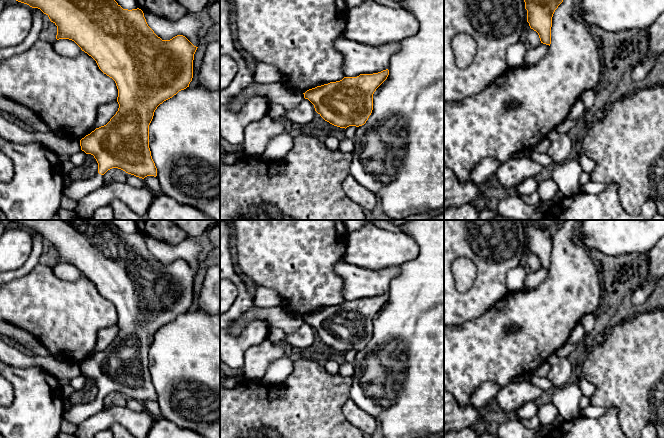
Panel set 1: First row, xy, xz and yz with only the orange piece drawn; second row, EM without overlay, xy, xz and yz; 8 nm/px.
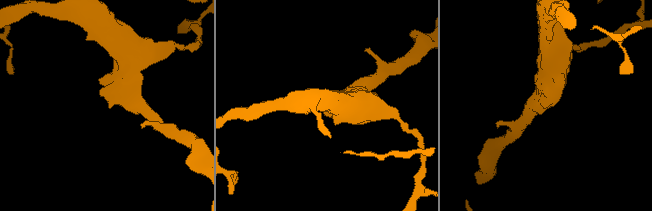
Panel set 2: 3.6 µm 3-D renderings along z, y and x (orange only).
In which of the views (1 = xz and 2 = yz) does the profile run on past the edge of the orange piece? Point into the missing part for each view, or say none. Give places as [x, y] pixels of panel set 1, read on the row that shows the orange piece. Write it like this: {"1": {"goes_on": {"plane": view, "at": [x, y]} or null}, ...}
{"1": {"goes_on": null}, "2": {"goes_on": null}}

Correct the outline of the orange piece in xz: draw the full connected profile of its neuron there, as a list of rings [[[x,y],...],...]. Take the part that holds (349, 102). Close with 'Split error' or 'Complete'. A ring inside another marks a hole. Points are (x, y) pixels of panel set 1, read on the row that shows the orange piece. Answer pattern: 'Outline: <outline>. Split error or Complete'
Outline: [[[389,70],[373,74],[360,74],[357,77],[344,77],[340,81],[330,82],[307,90],[304,98],[308,99],[315,111],[330,124],[347,128],[349,126],[362,126],[366,123],[373,110],[373,94],[387,79]]]. Complete

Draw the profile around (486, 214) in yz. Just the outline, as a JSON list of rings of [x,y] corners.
[[[486,206],[481,212],[479,212],[479,220],[490,220],[500,216],[497,210],[493,211],[488,206]]]

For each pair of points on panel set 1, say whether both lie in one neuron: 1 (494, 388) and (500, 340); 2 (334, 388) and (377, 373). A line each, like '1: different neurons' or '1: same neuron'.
1: different neurons
2: different neurons

